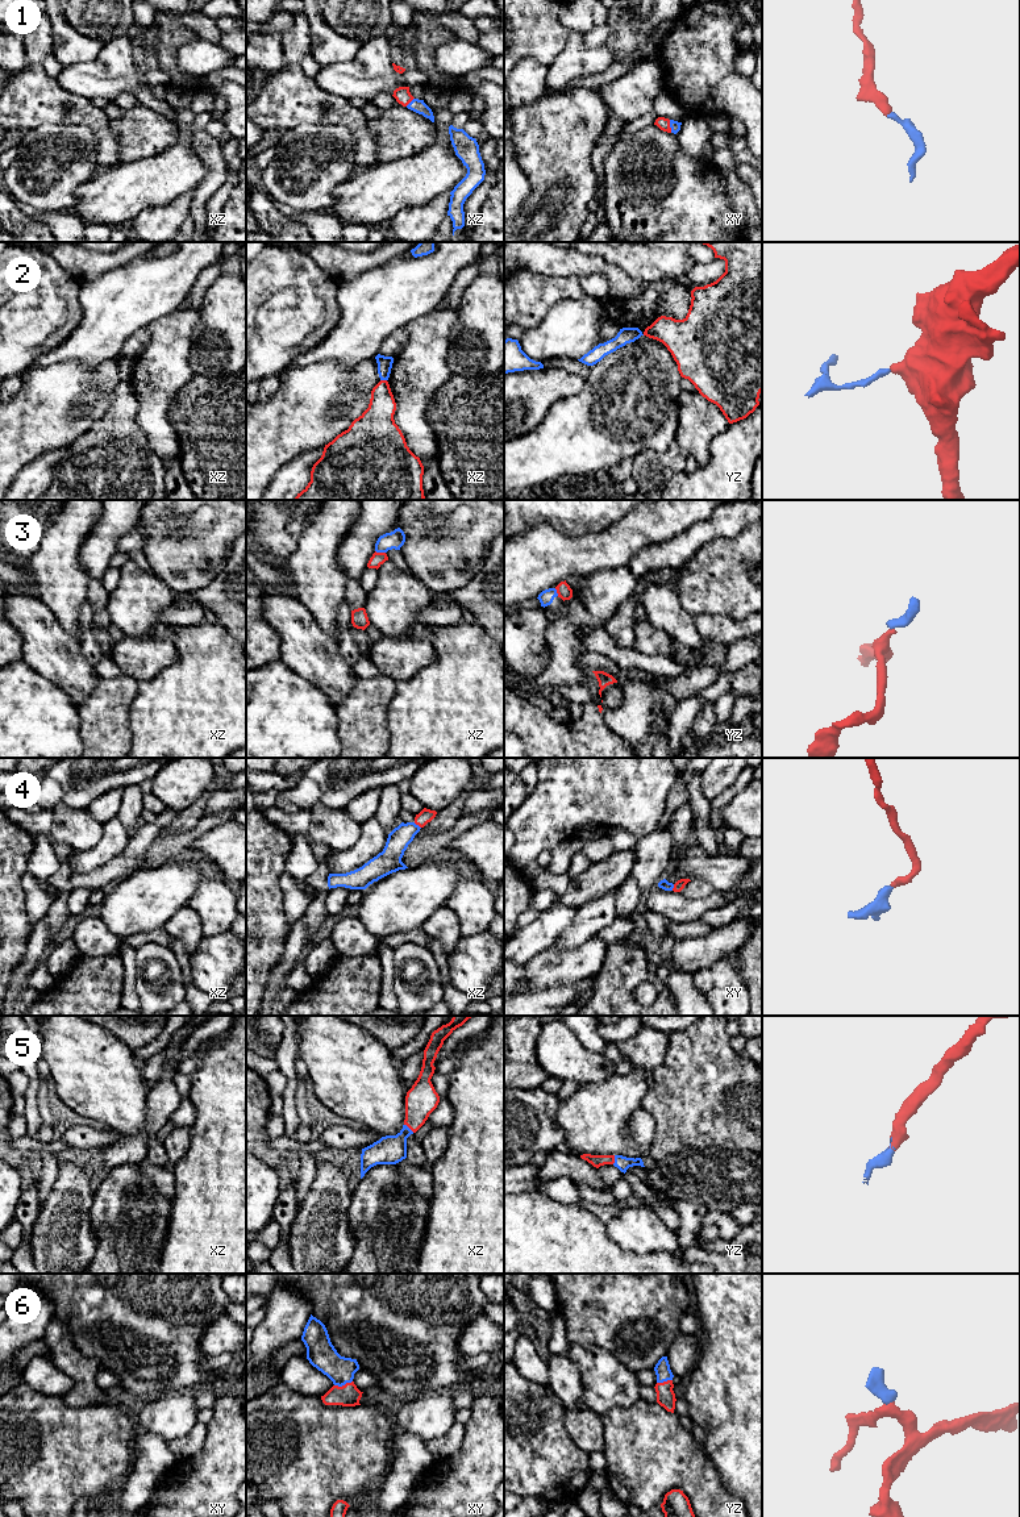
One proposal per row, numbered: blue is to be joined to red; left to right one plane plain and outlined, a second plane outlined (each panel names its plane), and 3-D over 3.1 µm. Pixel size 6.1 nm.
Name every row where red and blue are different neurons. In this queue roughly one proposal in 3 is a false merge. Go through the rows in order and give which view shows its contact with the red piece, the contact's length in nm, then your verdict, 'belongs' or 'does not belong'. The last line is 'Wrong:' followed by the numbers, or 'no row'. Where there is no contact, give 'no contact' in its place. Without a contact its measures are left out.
1: contact in xy; length 80 nm; belongs
2: contact in xz; length 40 nm; does not belong
3: contact in xz; length 70 nm; does not belong
4: contact in xz; length 60 nm; belongs
5: contact in xz; length 80 nm; belongs
6: contact in xy; length 120 nm; belongs
Wrong: 2, 3

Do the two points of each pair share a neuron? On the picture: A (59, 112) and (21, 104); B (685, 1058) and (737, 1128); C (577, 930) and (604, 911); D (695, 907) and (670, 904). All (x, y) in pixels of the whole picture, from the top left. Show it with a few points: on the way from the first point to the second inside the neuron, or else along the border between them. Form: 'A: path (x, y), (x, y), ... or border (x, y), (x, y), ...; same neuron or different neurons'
A: path (50, 104), (30, 104); same neuron
B: path (702, 1075), (703, 1090), (724, 1111); same neuron
C: path (583, 926), (598, 915); same neuron
D: path (688, 907), (677, 907); same neuron

